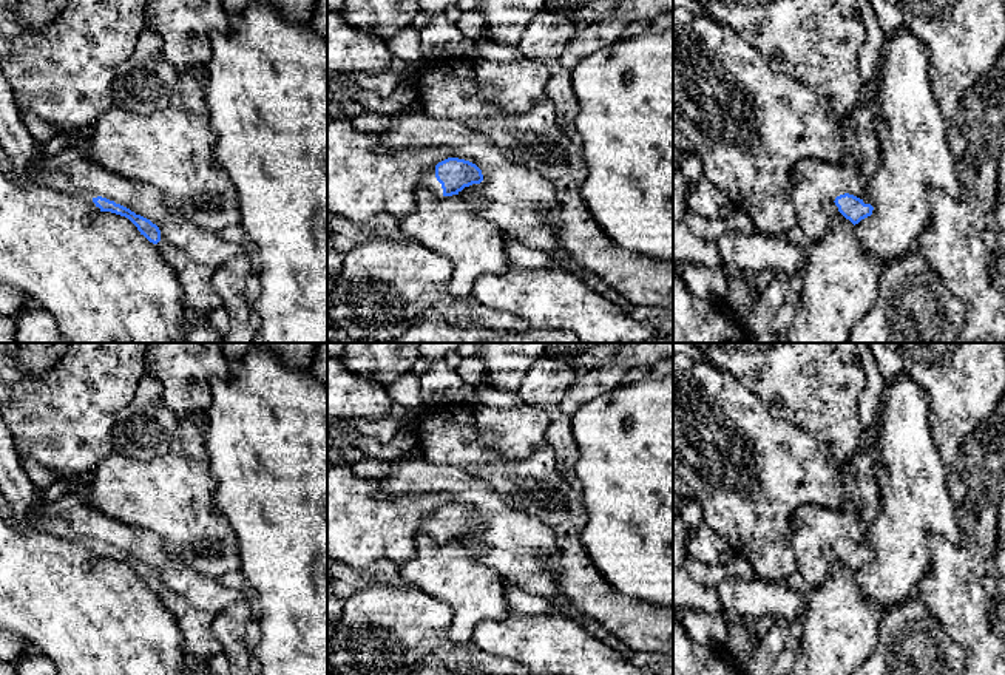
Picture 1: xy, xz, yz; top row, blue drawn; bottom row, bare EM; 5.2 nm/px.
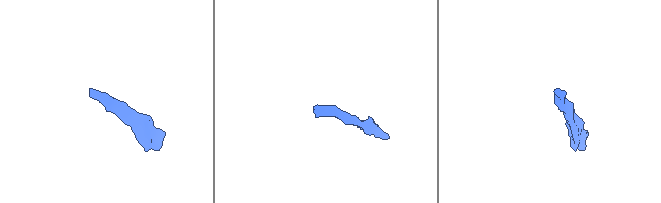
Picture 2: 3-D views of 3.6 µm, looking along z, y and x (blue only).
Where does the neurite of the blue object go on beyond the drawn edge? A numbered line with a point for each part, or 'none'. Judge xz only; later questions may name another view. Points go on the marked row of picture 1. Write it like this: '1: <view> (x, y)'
1: xz (428, 181)

